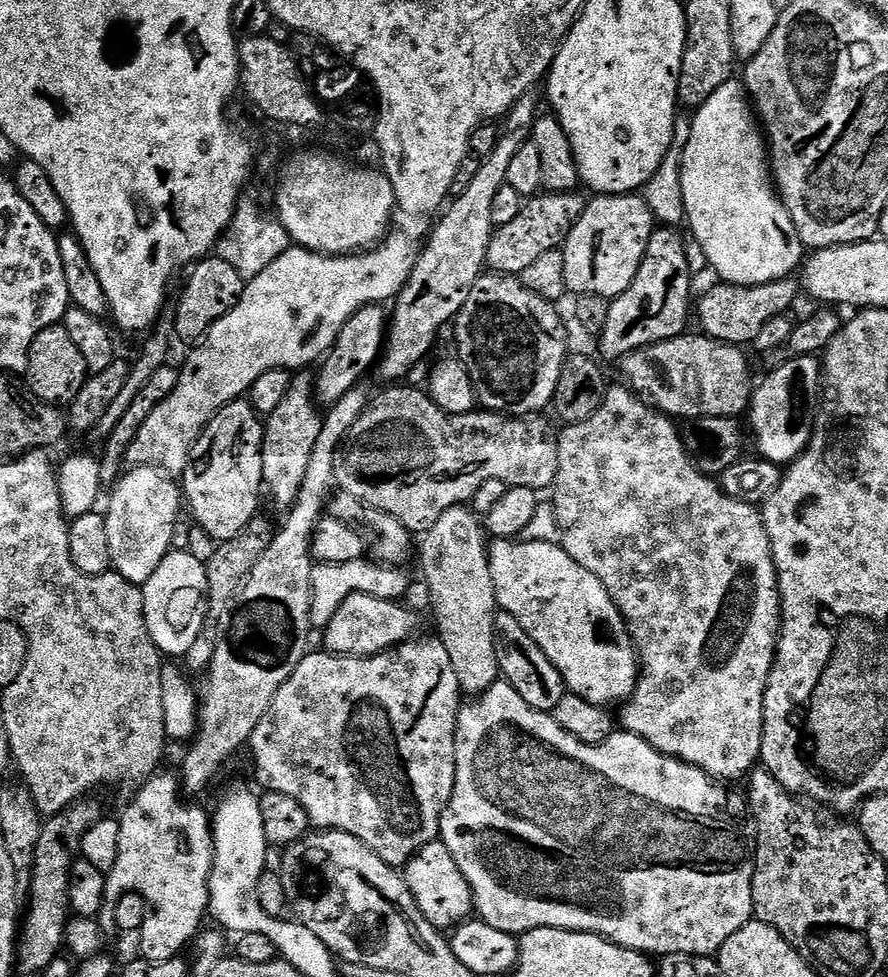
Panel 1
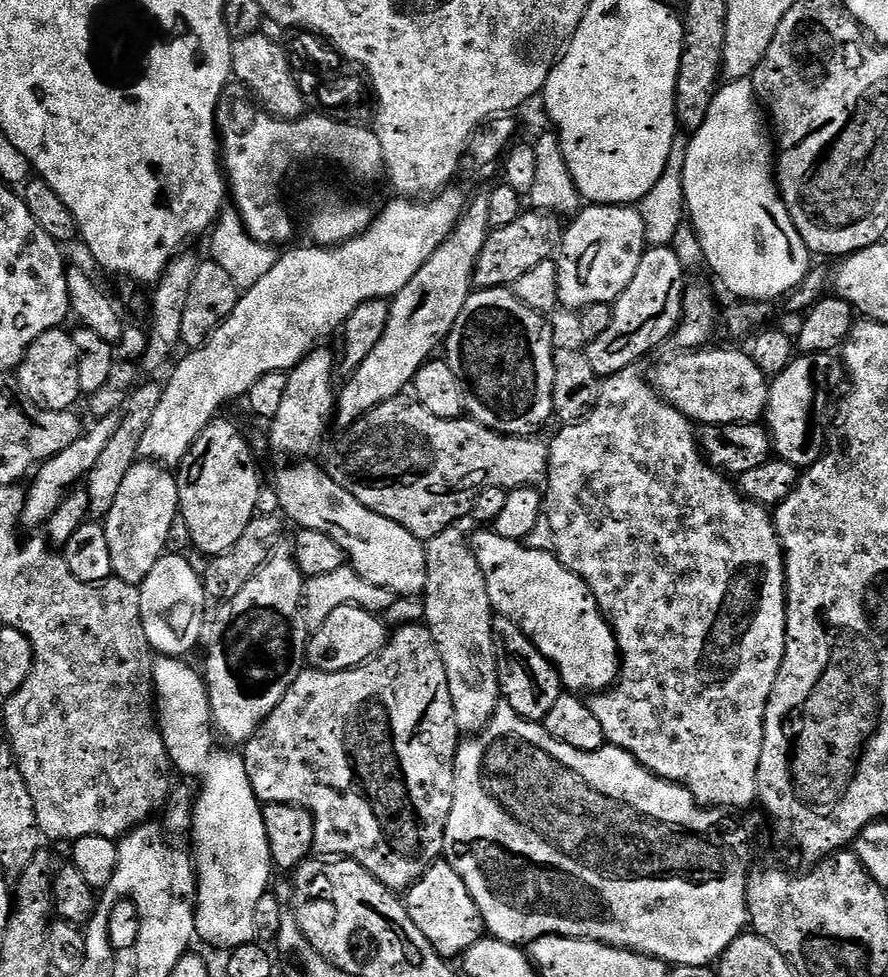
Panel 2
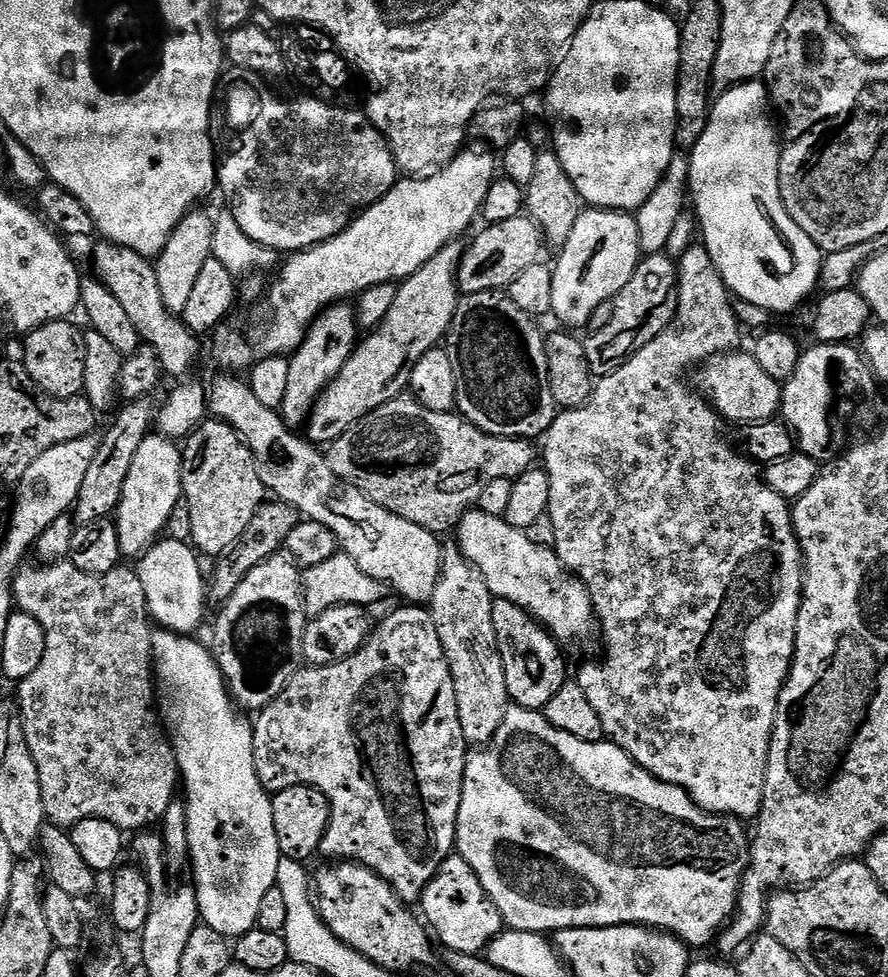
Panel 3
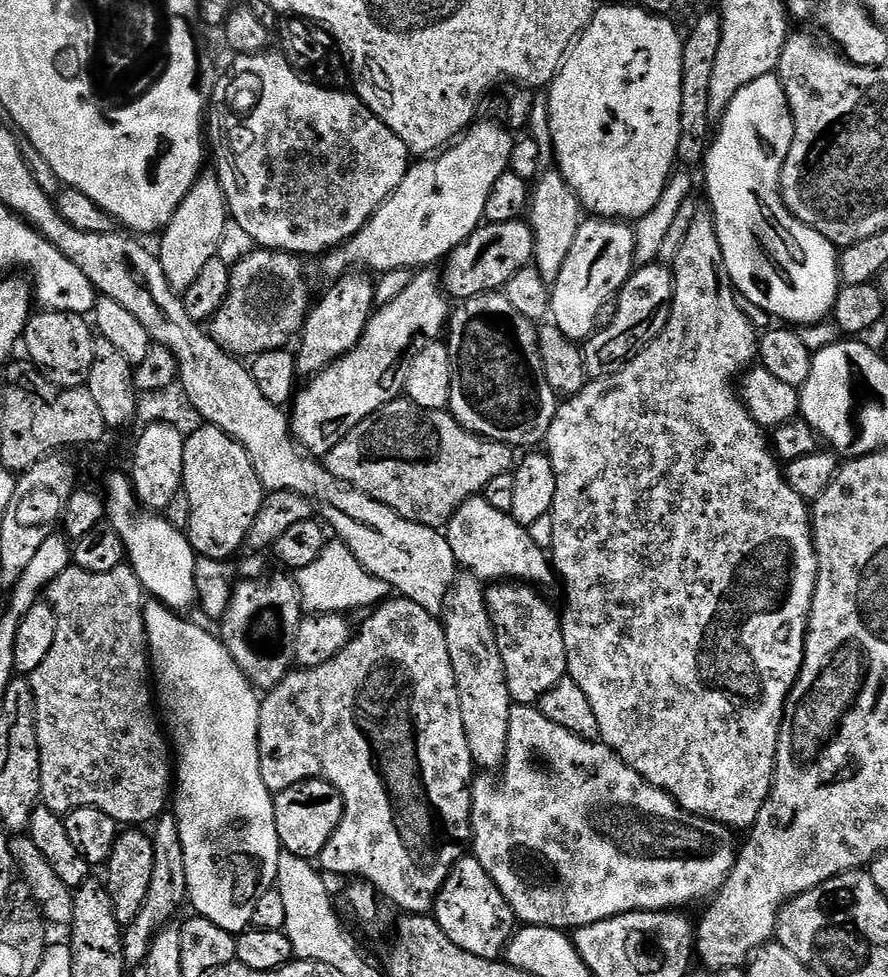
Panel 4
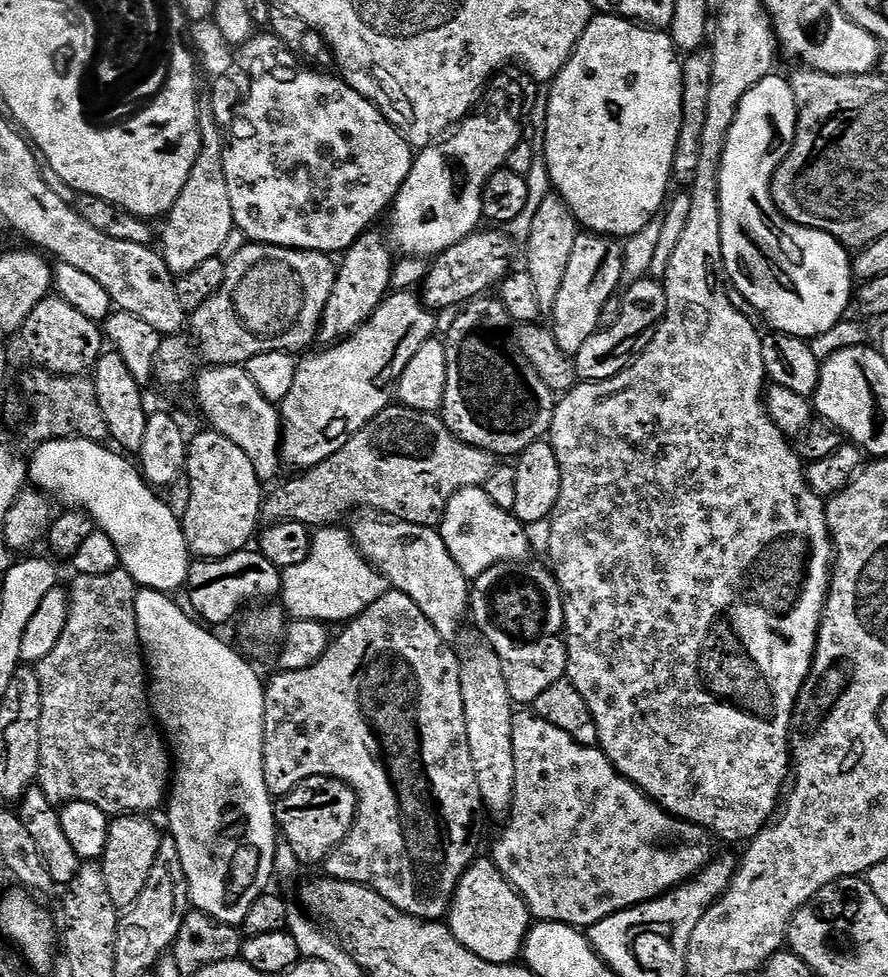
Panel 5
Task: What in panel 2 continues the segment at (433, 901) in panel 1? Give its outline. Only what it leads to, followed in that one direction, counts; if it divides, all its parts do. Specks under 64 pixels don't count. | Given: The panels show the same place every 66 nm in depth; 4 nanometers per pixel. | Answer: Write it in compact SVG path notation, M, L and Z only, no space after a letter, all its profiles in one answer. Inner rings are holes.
M444 859L429 864L416 883L407 889L406 903L418 926L422 926L424 933L434 941L437 948L448 954L463 953L474 941L485 935L485 913L479 899L474 894L472 897L463 874Z

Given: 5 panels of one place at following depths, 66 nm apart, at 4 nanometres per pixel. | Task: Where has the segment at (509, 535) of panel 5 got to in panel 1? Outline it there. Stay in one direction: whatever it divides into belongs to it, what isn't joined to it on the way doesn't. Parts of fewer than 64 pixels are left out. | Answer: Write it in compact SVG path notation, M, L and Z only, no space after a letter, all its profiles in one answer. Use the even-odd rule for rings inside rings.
M493 539L488 545L490 578L494 578L494 594L499 609L518 621L550 658L571 695L581 696L586 702L601 706L619 705L627 701L636 689L638 653L628 633L627 621L610 598L606 586L602 586L602 582L598 582L586 566L578 566L578 562L574 562L574 558L570 558L559 543L528 539Z

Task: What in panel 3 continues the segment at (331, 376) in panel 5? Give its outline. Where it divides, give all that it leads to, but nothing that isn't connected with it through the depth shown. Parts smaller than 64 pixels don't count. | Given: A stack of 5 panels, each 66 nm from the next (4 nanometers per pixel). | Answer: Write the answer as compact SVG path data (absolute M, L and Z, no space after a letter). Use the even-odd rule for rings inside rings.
M448 244L426 266L409 276L397 287L390 314L368 336L359 341L355 352L342 366L338 378L316 399L316 405L306 425L307 439L317 446L330 446L354 422L378 410L386 402L397 399L408 388L408 379L422 354L437 347L447 337L448 328L456 313L458 289L456 268L464 256L465 245Z

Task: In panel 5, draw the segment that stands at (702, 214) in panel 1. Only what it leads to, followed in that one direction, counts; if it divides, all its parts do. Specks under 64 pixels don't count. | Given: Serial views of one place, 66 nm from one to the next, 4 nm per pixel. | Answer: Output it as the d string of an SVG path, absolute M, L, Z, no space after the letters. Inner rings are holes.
M779 74L762 78L762 82L758 82L758 86L754 86L746 98L742 98L734 126L730 126L726 150L720 163L722 258L731 287L744 295L745 302L749 304L747 307L753 313L756 311L764 315L773 333L799 336L810 342L845 319L846 310L851 309L854 300L854 275L852 258L844 245L824 231L803 227L789 220L776 207L772 197L772 178L794 146L797 122L794 90L791 83L785 77L783 80Z

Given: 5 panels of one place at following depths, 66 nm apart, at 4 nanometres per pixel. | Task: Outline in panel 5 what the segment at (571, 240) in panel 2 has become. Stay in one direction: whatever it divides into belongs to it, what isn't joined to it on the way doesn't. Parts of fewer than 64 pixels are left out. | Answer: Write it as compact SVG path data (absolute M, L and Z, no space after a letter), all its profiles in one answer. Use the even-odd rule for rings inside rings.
M580 235L578 242L574 242L574 251L570 254L570 262L566 265L566 275L562 287L558 290L558 298L550 313L552 333L558 342L558 346L562 346L566 355L575 358L578 350L582 350L583 344L590 342L590 338L595 332L601 331L602 306L606 306L606 302L611 296L617 295L623 279L624 249L621 241L610 236Z

